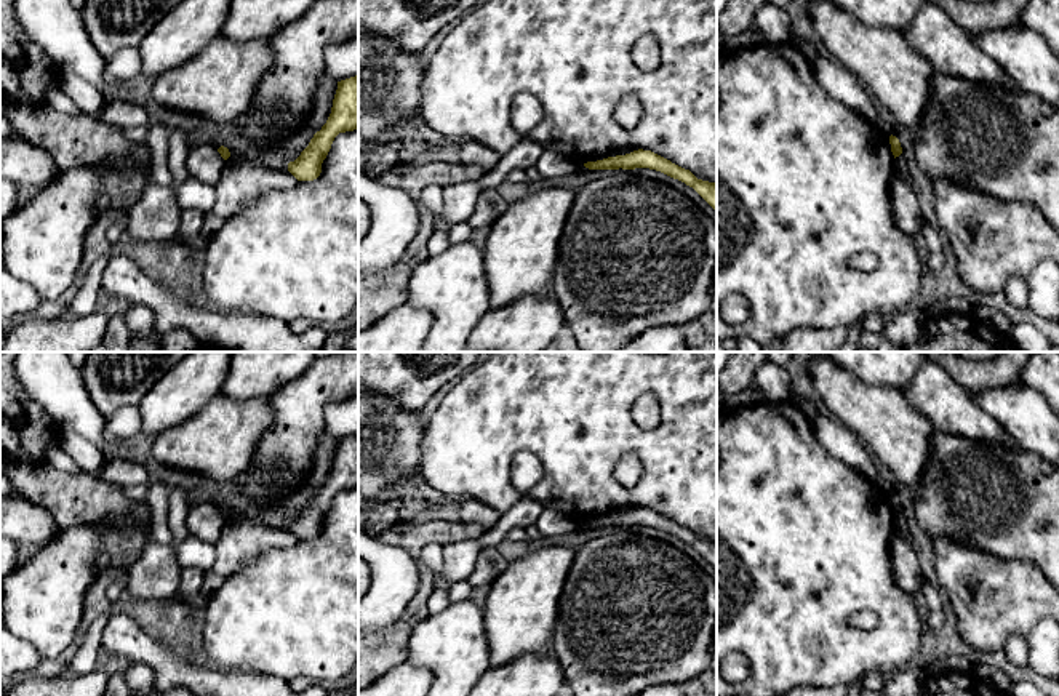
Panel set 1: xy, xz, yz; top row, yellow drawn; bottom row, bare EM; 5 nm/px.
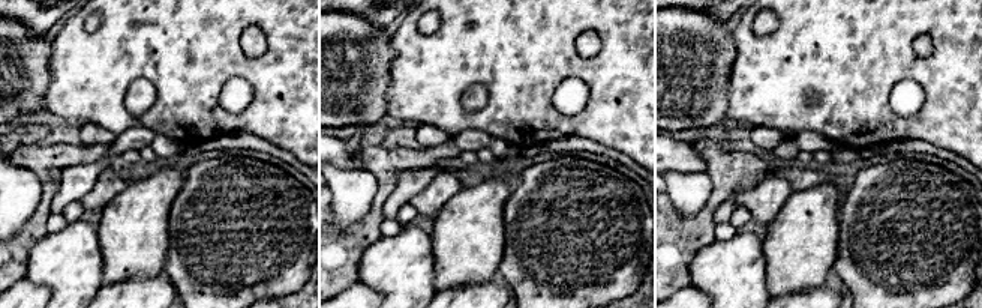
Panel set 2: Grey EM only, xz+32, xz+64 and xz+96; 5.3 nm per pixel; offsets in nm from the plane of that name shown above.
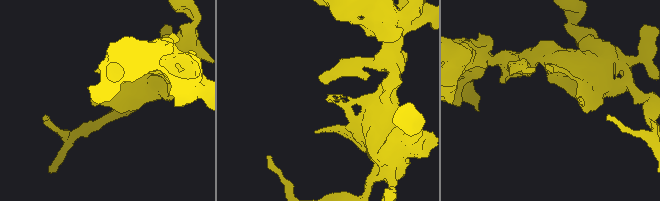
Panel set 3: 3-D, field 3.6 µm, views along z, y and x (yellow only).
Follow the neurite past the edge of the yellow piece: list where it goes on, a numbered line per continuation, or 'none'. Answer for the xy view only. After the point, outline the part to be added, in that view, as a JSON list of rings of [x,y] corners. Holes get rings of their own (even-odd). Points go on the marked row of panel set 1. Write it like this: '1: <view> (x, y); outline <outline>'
none

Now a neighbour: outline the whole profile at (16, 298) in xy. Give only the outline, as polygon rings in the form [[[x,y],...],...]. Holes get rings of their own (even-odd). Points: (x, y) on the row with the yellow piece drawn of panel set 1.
[[[0,258],[0,322],[30,314],[42,301],[29,283],[5,269]]]

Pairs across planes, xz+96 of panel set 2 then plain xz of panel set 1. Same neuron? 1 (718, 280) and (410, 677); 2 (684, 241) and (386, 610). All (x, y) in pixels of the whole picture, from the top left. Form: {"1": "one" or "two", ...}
{"1": "two", "2": "two"}

